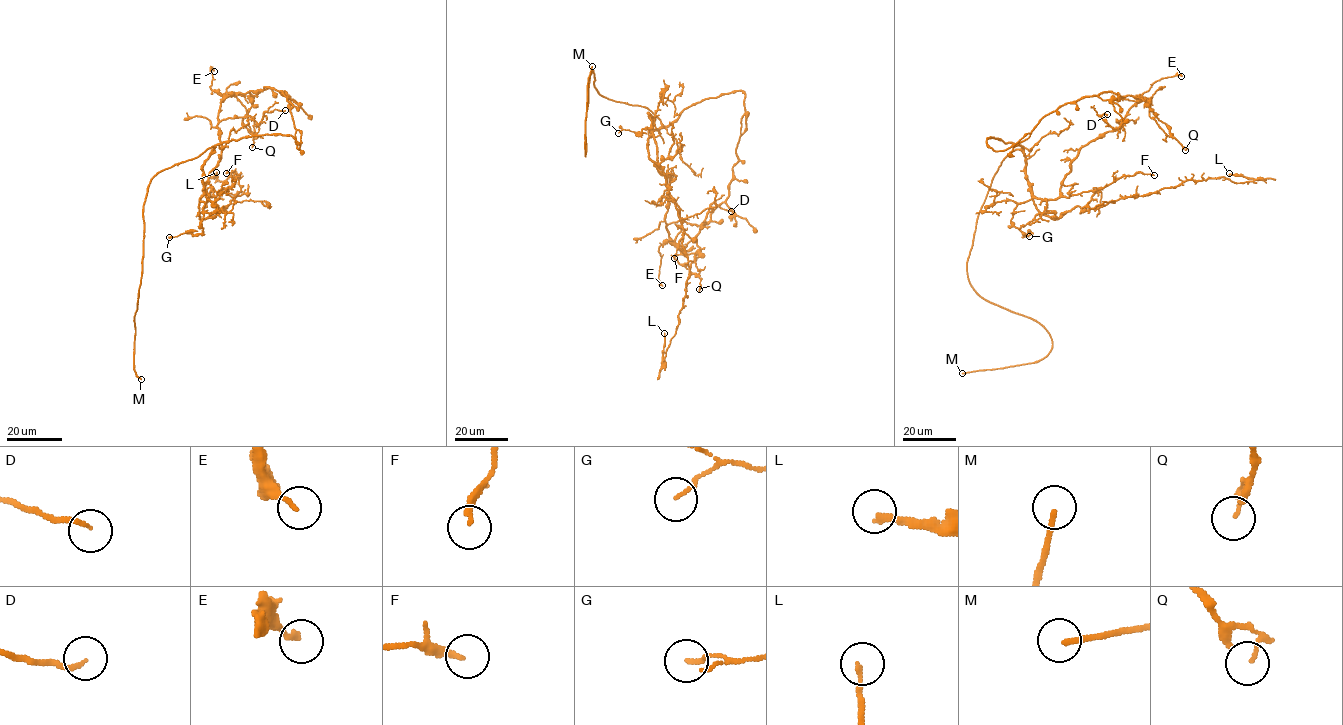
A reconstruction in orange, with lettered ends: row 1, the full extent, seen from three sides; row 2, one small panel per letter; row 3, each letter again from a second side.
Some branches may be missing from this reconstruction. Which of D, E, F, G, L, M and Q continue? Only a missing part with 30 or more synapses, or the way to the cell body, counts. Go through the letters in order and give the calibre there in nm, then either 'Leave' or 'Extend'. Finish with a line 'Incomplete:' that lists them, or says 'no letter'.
D: Thickness 130 nm. Leave
E: Thickness 160 nm. Leave
F: Thickness 200 nm. Leave
G: Thickness 110 nm. Leave
L: Thickness 170 nm. Leave
M: Thickness 160 nm. Extend
Q: Thickness 90 nm. Leave
Incomplete: M

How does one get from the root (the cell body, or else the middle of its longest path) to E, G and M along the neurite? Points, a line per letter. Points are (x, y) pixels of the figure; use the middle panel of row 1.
E: (647, 109), (661, 125), (651, 129), (654, 164), (669, 181), (671, 241), (658, 248), (662, 285)
G: (647, 109), (661, 125), (651, 129), (651, 135), (651, 115), (651, 125), (640, 135), (624, 129), (618, 133)
M: (647, 109), (602, 96), (594, 86), (593, 70), (590, 74), (586, 115), (585, 156), (587, 83), (592, 66)

